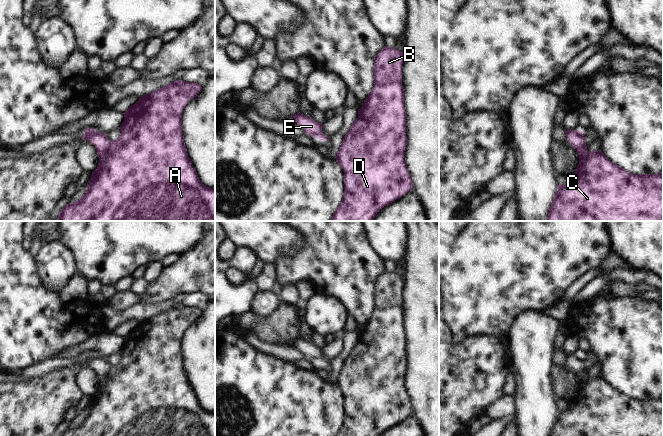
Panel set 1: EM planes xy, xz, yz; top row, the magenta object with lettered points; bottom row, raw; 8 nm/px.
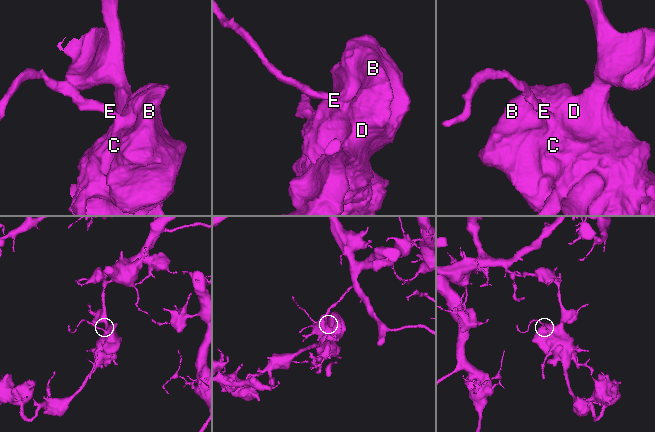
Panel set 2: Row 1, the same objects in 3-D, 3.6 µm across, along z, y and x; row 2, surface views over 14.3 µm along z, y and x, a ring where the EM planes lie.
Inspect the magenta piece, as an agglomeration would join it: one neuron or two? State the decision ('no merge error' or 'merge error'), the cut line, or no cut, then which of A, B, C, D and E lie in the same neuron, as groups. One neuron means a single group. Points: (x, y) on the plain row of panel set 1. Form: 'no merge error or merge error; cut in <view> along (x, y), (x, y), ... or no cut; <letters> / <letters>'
no merge error; no cut; A B C D E

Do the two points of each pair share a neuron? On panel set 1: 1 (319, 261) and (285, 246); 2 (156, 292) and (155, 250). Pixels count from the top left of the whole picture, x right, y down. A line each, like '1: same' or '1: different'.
1: different
2: different

